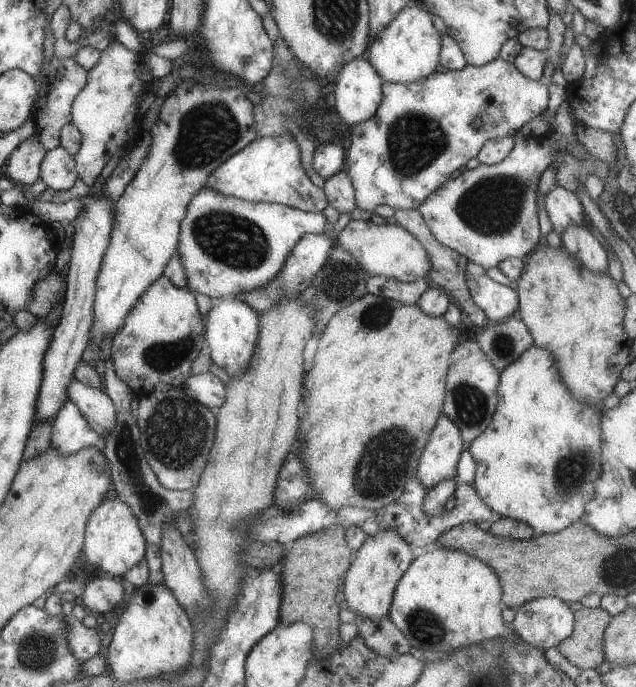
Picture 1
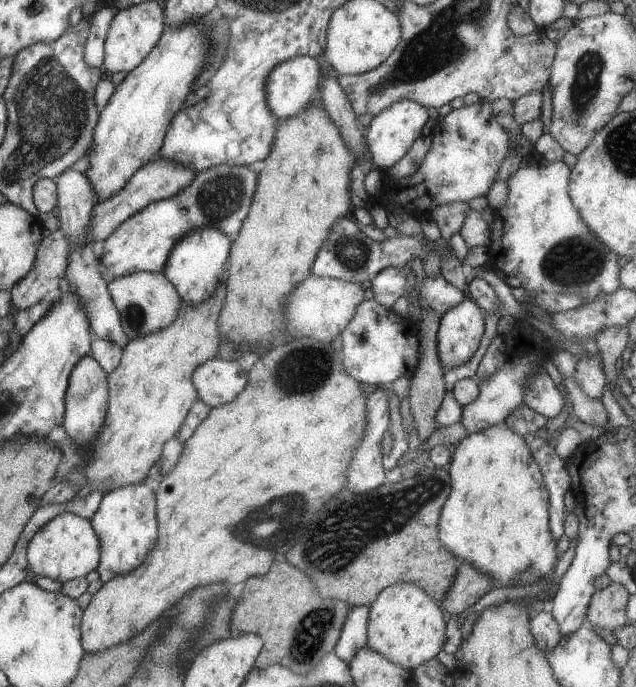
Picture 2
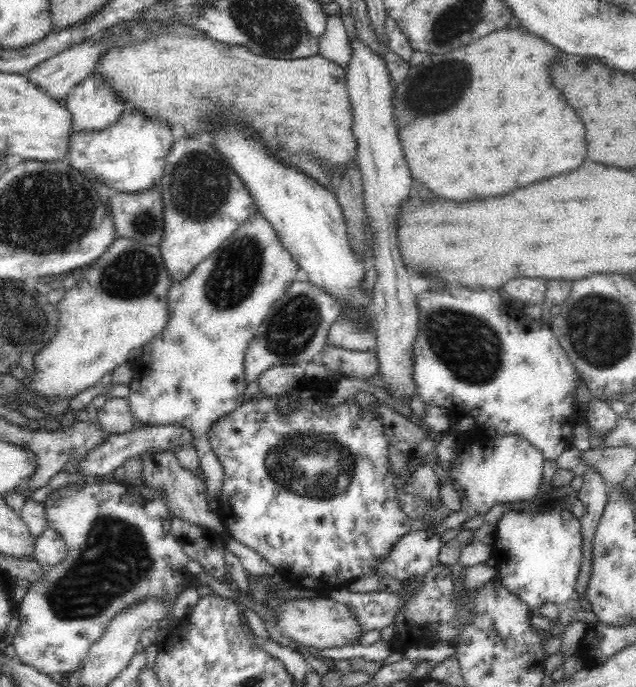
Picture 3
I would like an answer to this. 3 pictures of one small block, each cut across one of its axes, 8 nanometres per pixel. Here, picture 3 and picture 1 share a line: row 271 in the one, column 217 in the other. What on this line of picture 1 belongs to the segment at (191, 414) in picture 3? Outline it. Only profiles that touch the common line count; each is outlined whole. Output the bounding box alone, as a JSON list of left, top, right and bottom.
[176,186,325,299]

